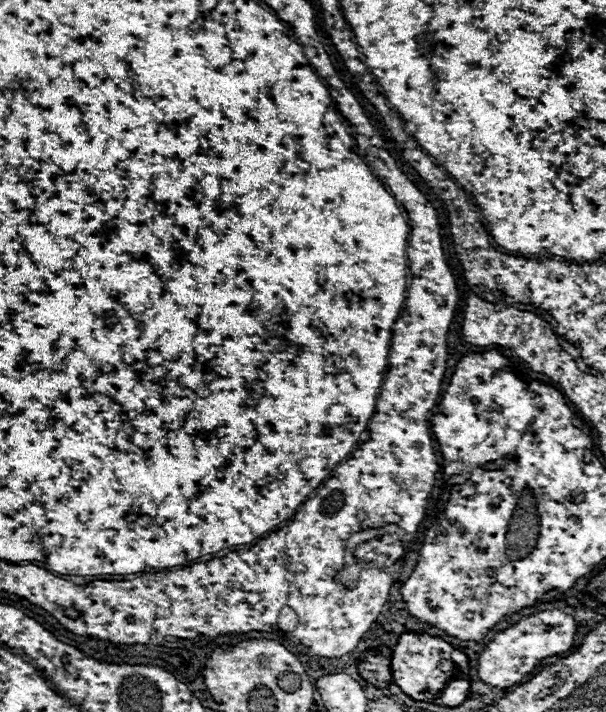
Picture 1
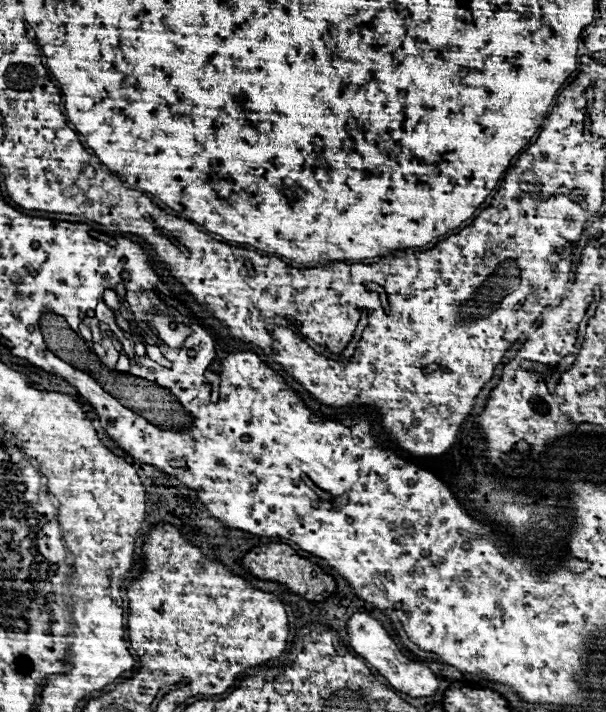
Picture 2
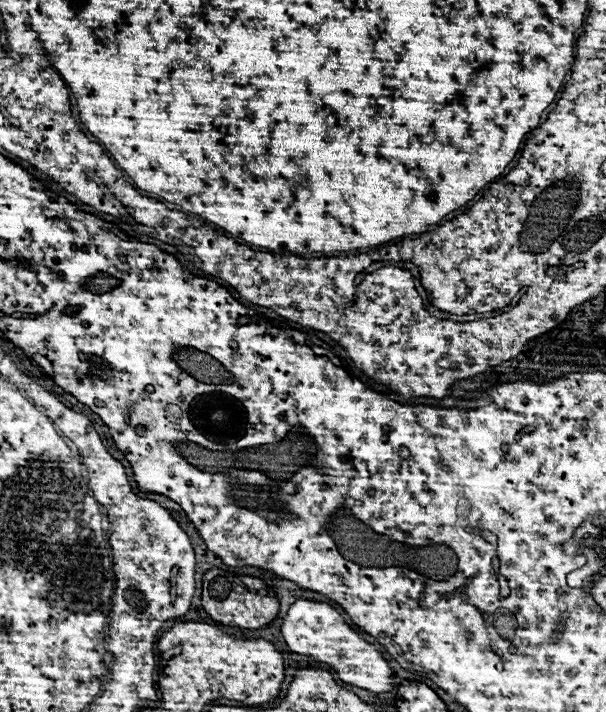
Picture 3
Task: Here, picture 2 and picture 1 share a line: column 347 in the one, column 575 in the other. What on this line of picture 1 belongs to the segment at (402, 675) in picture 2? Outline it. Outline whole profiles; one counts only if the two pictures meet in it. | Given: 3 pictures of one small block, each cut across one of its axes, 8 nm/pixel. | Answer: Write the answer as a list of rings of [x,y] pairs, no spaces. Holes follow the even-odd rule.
[[[544,610],[532,616],[524,616],[510,628],[496,632],[494,638],[488,642],[488,646],[480,652],[476,666],[478,678],[484,684],[496,688],[508,688],[518,680],[522,680],[526,674],[530,674],[534,666],[546,656],[554,656],[570,650],[574,644],[574,632],[576,632],[574,618],[560,610]]]

